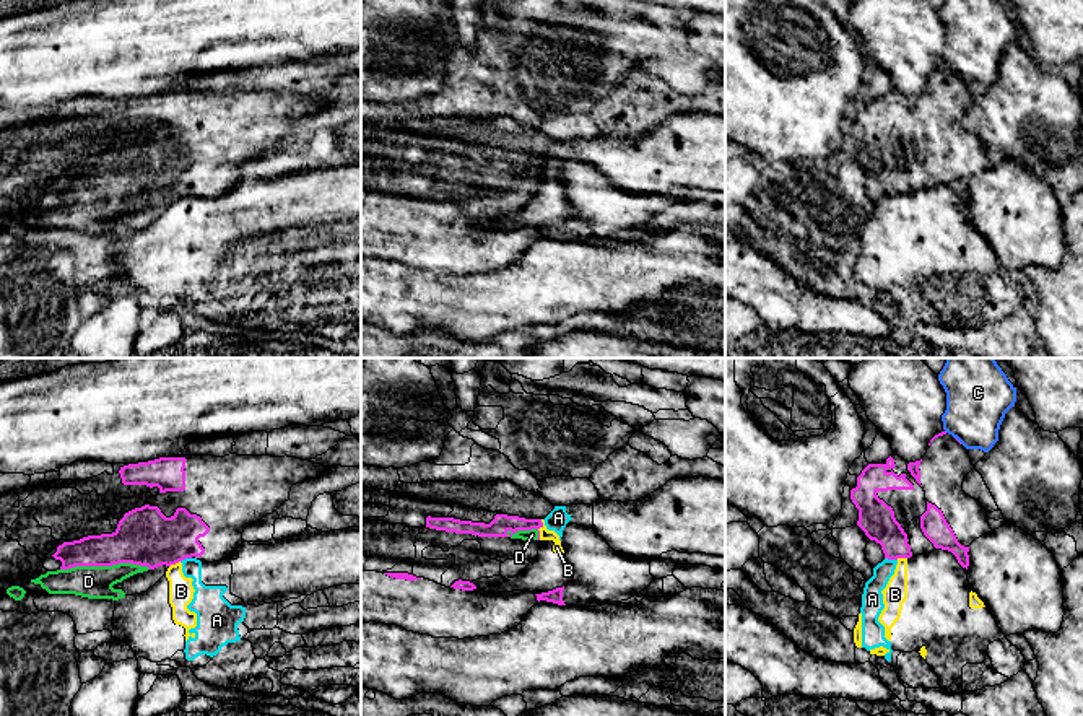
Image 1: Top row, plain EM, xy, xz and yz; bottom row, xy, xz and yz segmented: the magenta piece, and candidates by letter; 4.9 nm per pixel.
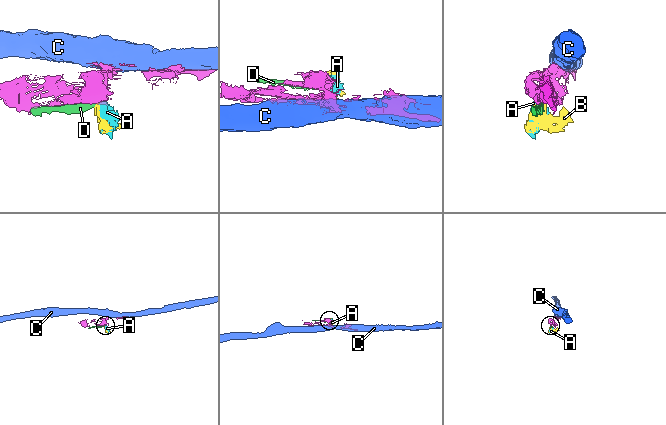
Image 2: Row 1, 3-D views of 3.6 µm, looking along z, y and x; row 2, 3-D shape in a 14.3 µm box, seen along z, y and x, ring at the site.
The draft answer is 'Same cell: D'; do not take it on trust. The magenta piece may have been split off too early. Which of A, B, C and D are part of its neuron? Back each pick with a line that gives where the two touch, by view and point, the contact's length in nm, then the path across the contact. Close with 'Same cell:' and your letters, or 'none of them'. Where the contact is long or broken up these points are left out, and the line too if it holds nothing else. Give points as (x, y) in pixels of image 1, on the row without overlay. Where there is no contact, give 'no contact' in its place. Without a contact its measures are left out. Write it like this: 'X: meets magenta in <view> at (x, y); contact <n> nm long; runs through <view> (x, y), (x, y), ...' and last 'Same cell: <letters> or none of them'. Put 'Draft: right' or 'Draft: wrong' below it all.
D: meets magenta in xy at (104, 200); contact 440 nm long
Same cell: D
Draft: right

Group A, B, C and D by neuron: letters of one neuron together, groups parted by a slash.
A B / C / D

